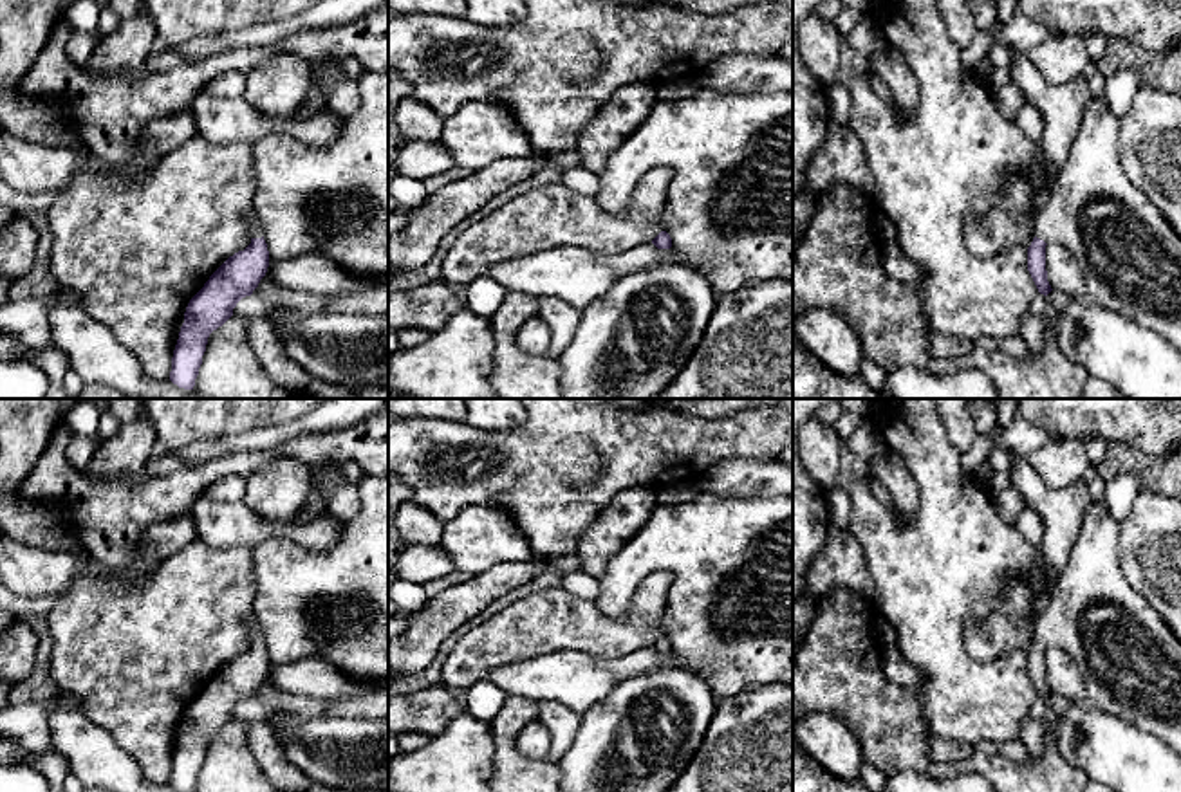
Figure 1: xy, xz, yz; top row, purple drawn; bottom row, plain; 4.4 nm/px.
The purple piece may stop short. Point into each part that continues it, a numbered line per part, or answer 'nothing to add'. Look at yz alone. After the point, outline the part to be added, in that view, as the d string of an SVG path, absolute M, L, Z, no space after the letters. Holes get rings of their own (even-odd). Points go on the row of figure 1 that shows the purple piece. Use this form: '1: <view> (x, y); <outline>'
1: yz (1129, 255); M1102 97L1089 99L1051 197L1035 216L1035 236L1073 253L1085 278L1087 301L1158 332L1181 352L1181 236L1123 171L1118 150L1120 123Z

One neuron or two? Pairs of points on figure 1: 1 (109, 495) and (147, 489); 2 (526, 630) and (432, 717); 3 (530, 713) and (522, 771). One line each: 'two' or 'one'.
1: one
2: two
3: one

